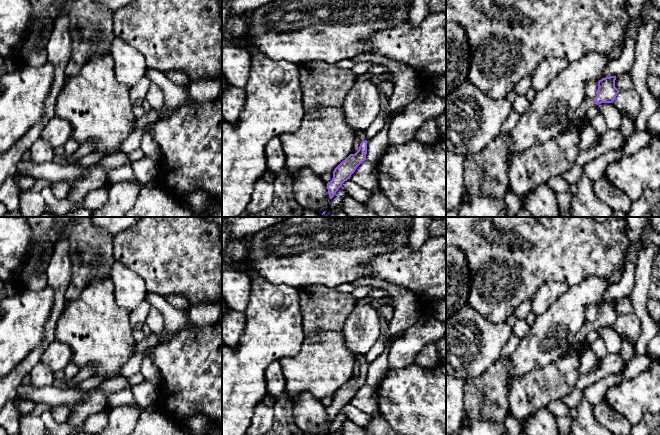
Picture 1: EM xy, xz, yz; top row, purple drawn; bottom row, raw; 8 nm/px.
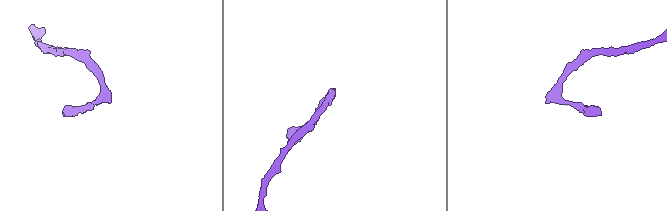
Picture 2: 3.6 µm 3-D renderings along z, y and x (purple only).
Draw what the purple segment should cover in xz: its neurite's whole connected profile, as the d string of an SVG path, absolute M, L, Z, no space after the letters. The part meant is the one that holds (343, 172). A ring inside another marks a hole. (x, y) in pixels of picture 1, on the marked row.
M357 131L356 135L362 140L358 151L350 154L333 171L333 178L327 183L329 198L332 199L342 184L350 179L356 168L366 160L367 141L365 131Z

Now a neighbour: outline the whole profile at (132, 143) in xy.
M153 124L146 125L144 127L136 128L129 138L125 139L120 147L120 152L124 154L130 154L132 151L139 149L141 141L146 133L150 133Z

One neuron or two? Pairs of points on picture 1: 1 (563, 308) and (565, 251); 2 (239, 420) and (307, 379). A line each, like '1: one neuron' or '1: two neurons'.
1: two neurons
2: two neurons

